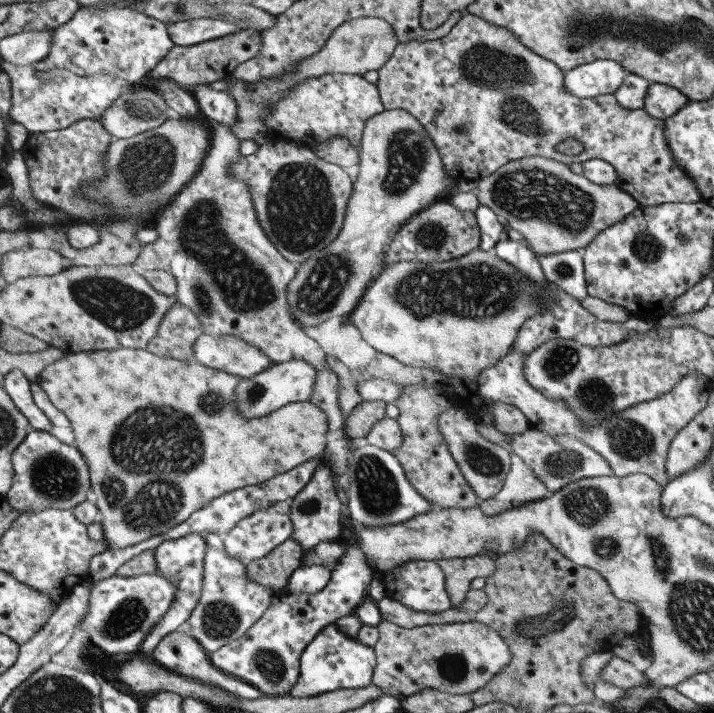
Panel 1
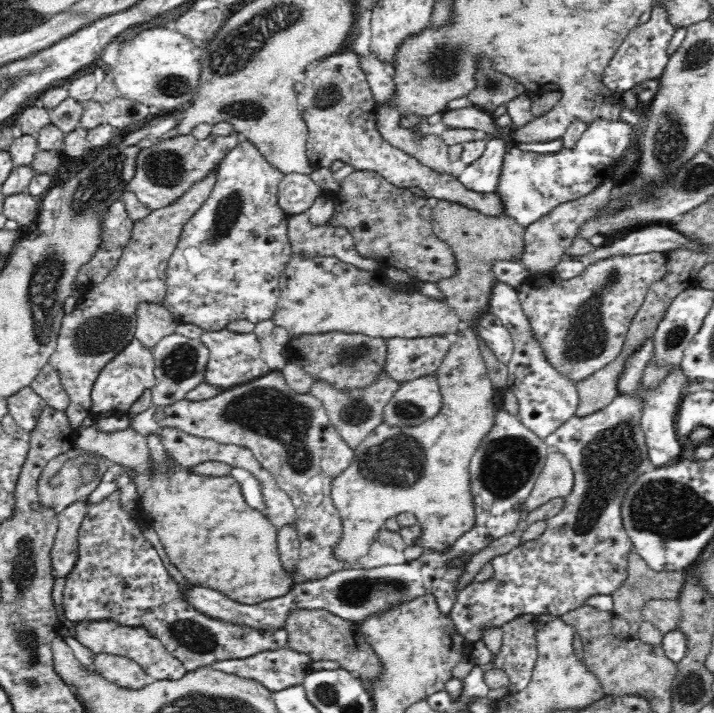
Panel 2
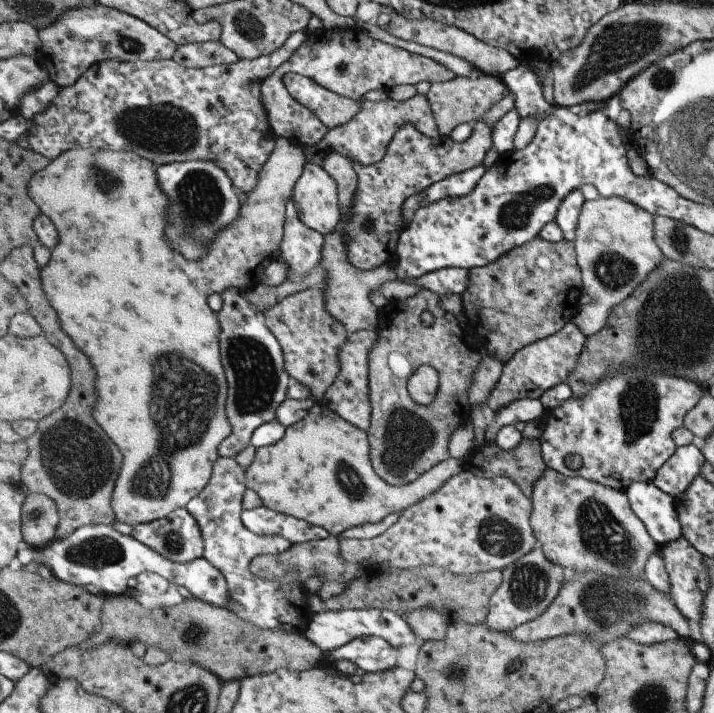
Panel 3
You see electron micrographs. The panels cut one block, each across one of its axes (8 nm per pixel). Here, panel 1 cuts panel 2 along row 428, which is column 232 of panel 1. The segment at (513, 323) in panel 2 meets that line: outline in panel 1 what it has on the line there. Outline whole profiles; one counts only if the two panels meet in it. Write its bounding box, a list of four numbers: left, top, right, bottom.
[223,510,293,565]

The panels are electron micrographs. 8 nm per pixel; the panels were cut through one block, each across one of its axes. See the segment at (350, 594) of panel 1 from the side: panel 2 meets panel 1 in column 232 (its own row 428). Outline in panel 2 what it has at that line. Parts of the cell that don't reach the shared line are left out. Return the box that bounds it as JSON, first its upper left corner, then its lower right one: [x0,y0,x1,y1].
[642,366,687,467]

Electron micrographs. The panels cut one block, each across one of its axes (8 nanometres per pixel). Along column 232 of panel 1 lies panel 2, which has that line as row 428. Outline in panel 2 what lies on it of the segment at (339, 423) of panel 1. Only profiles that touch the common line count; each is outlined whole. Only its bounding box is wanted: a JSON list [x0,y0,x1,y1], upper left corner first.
[129,370,355,583]

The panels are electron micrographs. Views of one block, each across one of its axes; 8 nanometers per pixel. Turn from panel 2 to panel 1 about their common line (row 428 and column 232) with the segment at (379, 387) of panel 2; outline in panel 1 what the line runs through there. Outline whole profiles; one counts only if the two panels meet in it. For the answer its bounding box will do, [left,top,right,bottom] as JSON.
[195,333,275,379]

